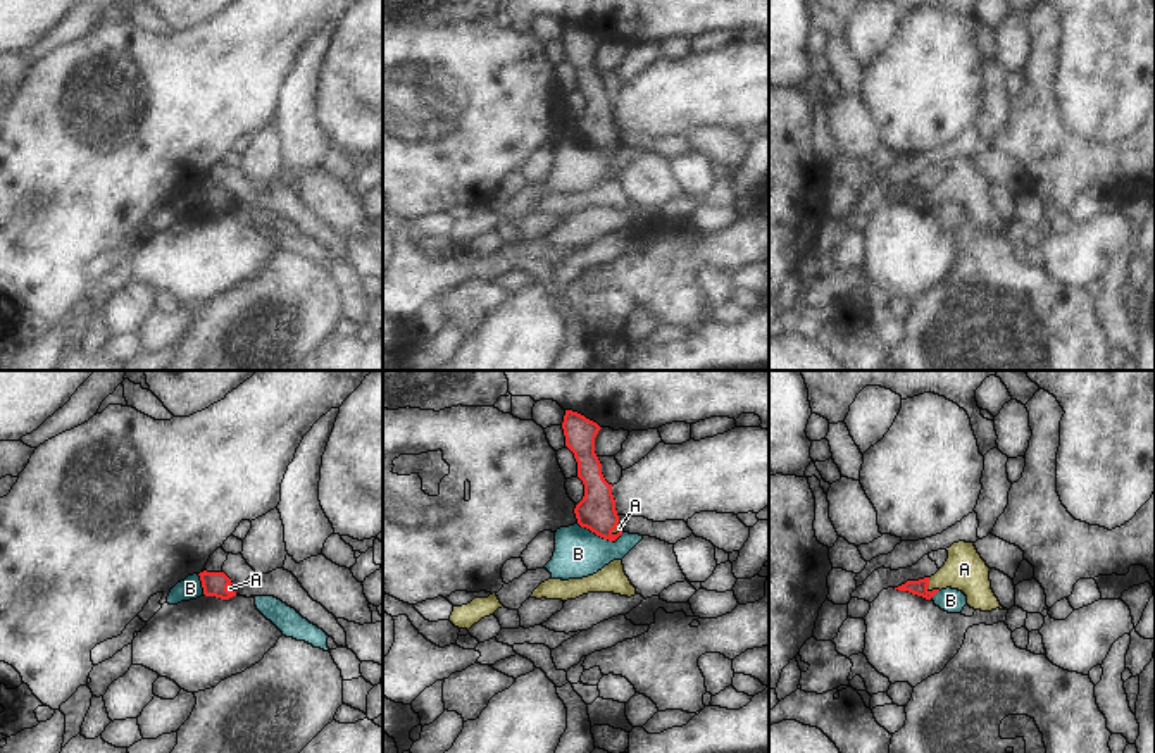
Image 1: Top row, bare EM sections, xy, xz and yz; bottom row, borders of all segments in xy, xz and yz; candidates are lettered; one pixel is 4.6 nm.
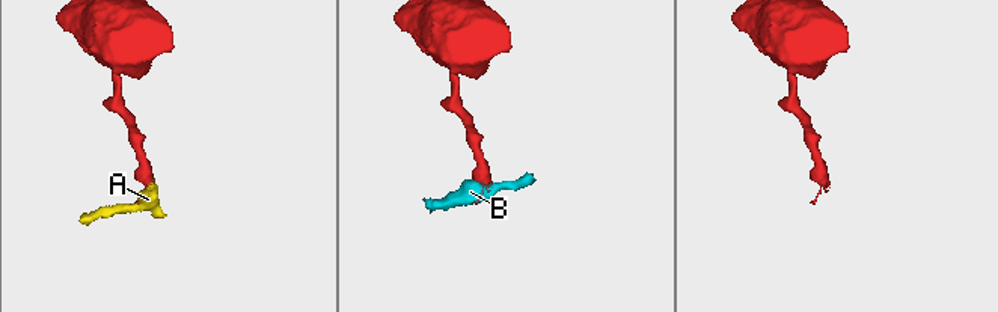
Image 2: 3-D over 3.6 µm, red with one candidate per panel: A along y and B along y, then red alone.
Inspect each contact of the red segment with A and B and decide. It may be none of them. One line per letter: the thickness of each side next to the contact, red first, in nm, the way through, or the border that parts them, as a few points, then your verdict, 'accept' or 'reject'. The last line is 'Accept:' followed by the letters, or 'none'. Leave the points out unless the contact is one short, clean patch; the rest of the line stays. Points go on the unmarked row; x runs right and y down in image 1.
A: calibres 70 and 190 nm; way yz (919, 202), (930, 205), (943, 192), (964, 183); accept
B: calibres 180 and 220 nm; border xz (578, 136), (612, 155); reject
Accept: A

